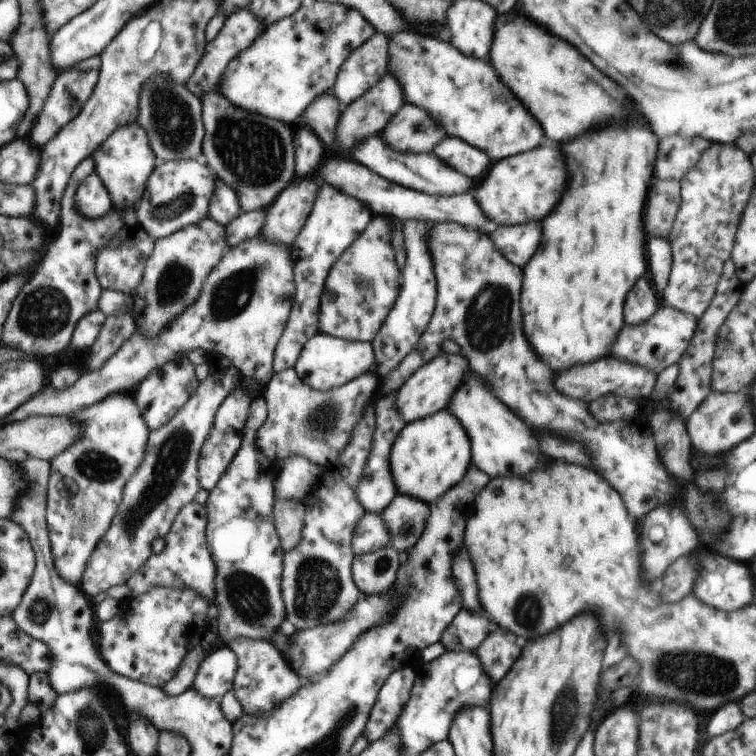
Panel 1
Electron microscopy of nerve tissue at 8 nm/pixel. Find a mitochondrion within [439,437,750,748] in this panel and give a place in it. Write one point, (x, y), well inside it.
(700, 673)

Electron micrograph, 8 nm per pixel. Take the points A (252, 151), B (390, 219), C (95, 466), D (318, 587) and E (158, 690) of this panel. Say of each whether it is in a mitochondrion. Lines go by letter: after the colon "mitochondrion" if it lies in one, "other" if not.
A: mitochondrion
B: other
C: mitochondrion
D: mitochondrion
E: other

